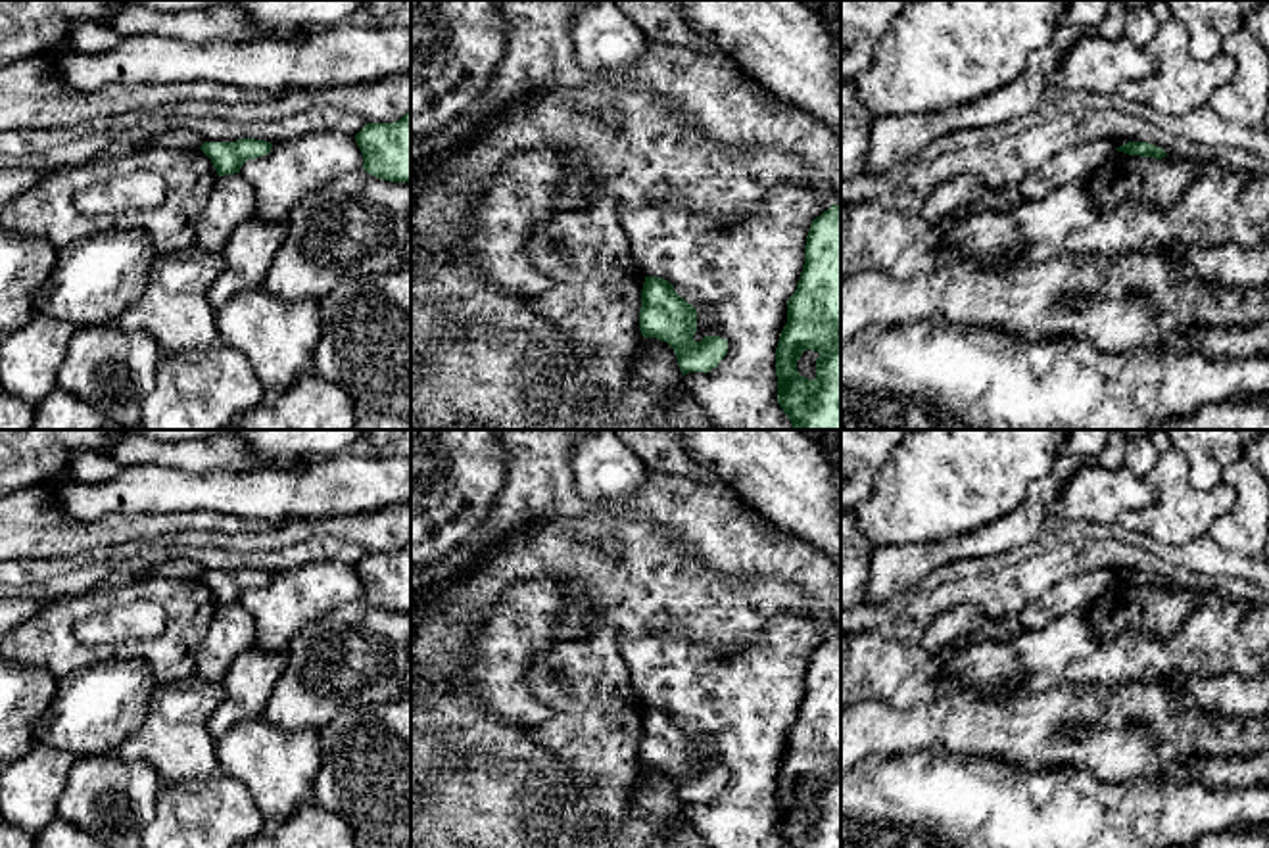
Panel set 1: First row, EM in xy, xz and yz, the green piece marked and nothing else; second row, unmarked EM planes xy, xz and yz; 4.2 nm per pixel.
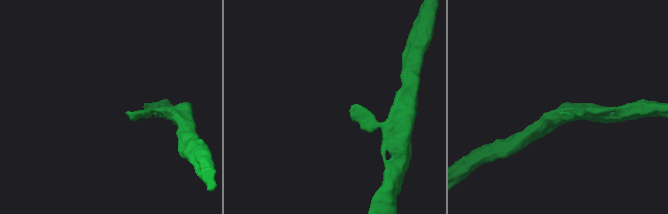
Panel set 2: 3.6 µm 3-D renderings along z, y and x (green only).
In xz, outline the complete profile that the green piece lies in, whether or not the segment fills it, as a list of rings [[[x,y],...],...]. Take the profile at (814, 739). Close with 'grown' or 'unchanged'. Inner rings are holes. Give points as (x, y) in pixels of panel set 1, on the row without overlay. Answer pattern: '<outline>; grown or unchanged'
[[[835,633],[810,654],[802,702],[776,777],[776,806],[778,833],[787,848],[841,848],[841,637]],[[806,779],[820,783],[814,810],[797,800]]]; unchanged

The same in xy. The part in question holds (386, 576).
[[[411,541],[395,553],[367,553],[355,572],[369,604],[411,614]]]; unchanged

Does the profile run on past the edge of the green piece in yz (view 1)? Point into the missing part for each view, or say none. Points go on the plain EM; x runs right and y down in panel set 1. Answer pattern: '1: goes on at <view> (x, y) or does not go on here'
1: does not go on here

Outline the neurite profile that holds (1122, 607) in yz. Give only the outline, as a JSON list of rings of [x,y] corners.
[[[1113,579],[1090,602],[1085,616],[1102,639],[1113,639],[1123,631],[1165,639],[1185,624],[1198,604],[1200,593],[1190,589],[1171,585],[1156,589]]]

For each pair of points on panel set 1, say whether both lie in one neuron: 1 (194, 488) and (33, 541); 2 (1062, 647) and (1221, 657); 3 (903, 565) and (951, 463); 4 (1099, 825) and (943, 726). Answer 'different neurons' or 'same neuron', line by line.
1: different neurons
2: same neuron
3: different neurons
4: different neurons

